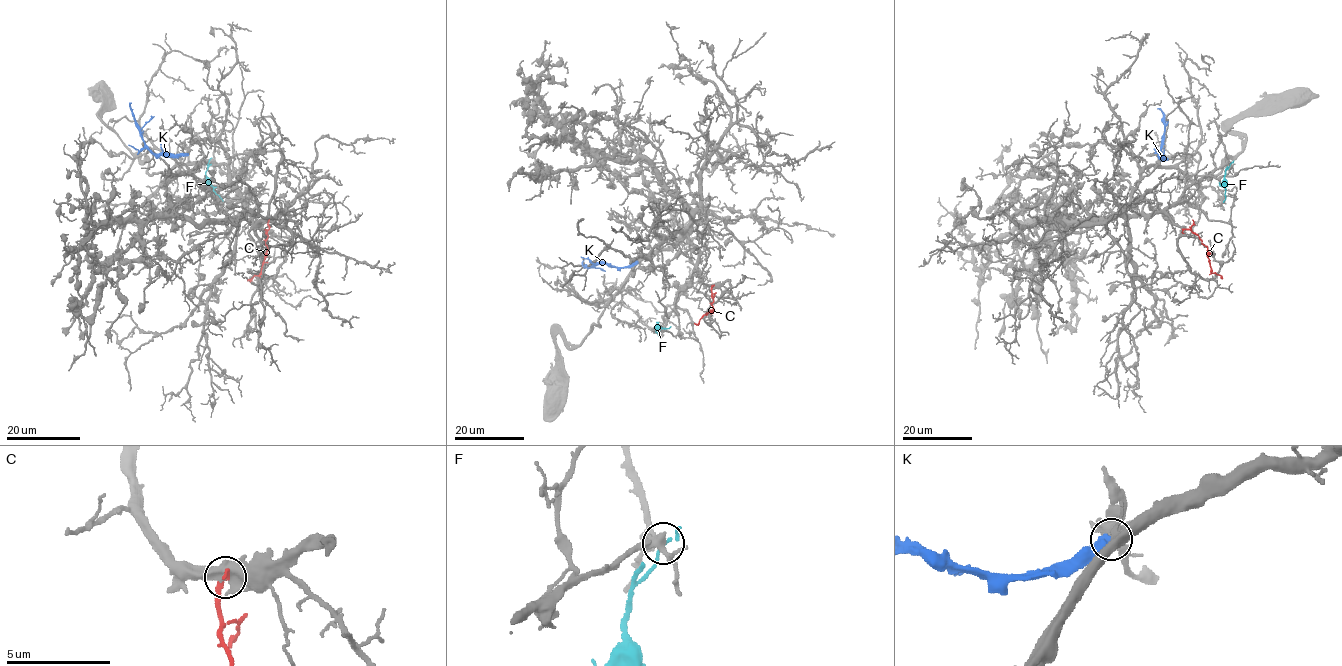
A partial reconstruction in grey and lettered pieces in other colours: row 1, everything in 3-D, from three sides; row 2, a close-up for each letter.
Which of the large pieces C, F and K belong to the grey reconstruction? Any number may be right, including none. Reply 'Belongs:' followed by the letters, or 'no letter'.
Belongs: no letter

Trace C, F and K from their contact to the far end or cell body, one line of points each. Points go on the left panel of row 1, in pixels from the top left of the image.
C: (266, 230), (265, 259), (260, 273), (247, 280)
F: (209, 160), (206, 179), (222, 201)
K: (187, 153), (156, 155), (143, 139), (131, 103)

